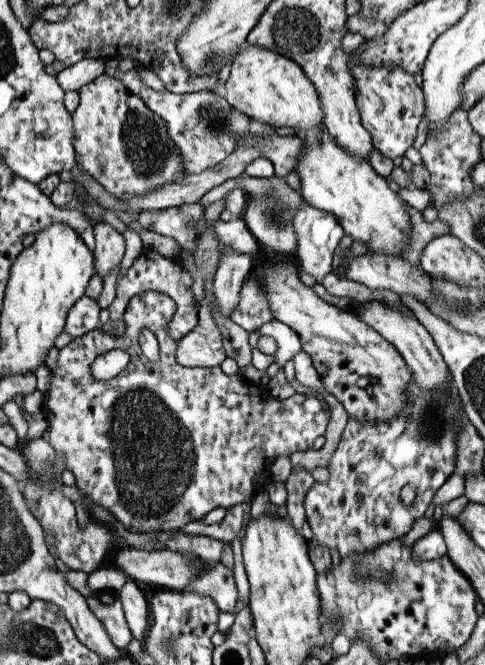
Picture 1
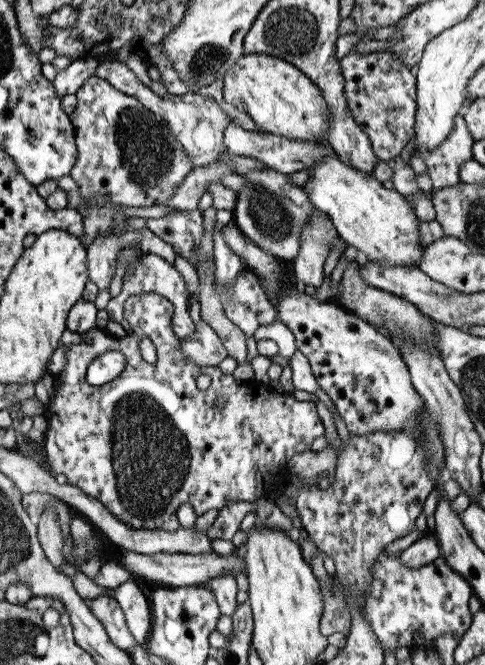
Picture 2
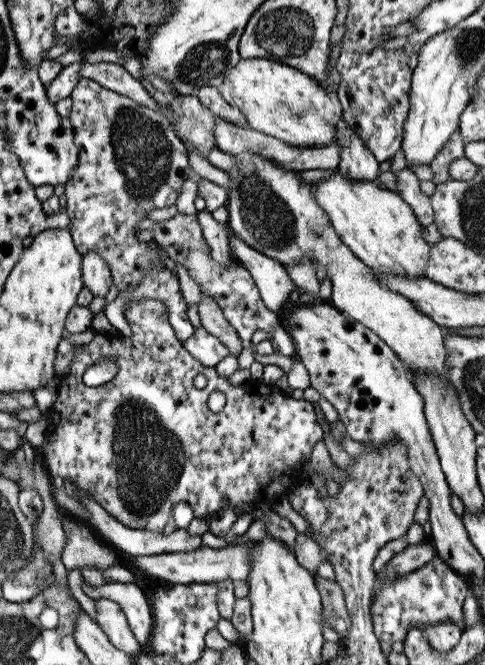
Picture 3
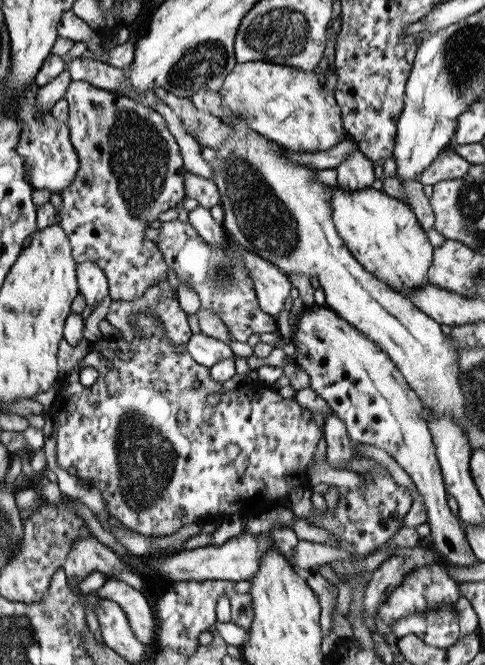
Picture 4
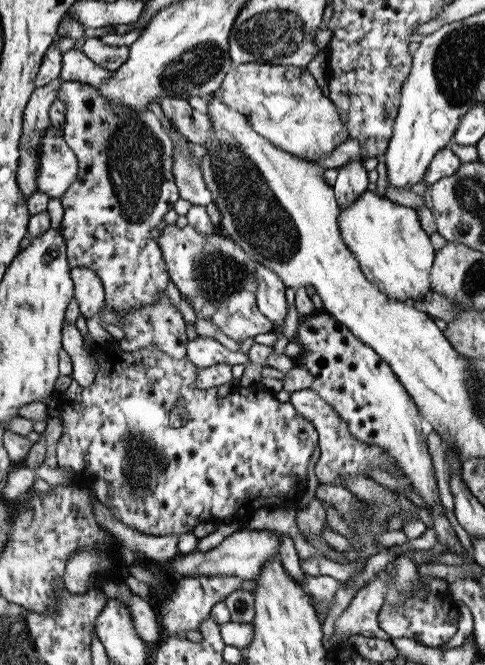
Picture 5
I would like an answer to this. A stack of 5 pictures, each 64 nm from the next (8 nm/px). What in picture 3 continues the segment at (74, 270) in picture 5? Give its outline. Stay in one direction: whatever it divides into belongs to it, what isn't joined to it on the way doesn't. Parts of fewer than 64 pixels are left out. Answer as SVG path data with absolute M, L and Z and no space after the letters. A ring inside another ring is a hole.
M97 251L85 253L81 258L80 269L83 287L89 287L93 297L105 296L111 286L111 271L107 270L103 257Z

